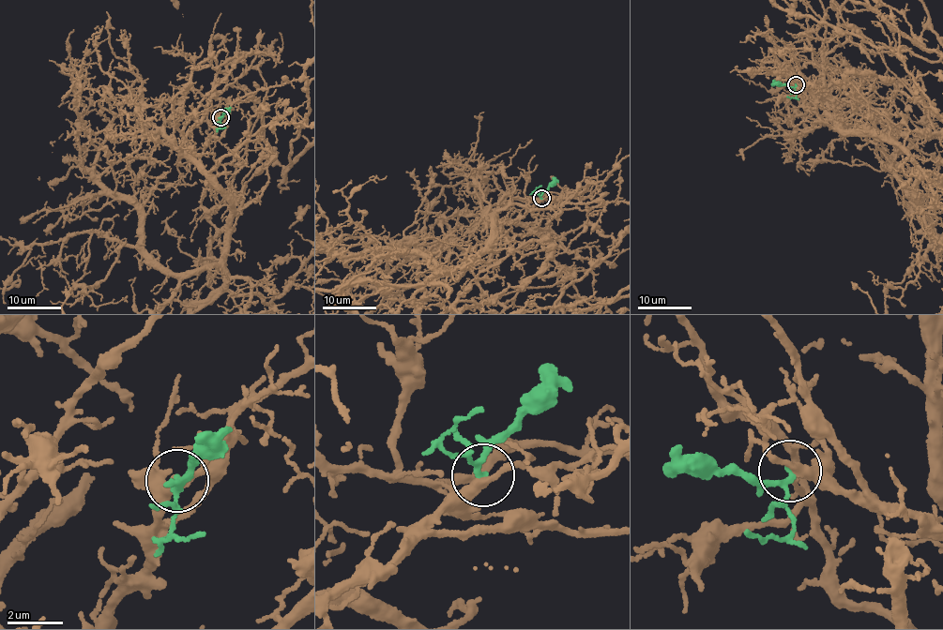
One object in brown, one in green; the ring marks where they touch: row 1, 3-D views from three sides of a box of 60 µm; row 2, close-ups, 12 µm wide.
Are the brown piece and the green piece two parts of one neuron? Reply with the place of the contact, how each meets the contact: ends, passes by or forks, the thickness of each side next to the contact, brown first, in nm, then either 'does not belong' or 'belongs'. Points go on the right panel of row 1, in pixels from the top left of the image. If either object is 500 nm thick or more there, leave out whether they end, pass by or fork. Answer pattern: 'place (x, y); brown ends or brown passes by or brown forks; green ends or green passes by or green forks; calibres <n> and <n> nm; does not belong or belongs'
place (796, 84); brown passes by; green passes by; calibres 340 and 190 nm; belongs

